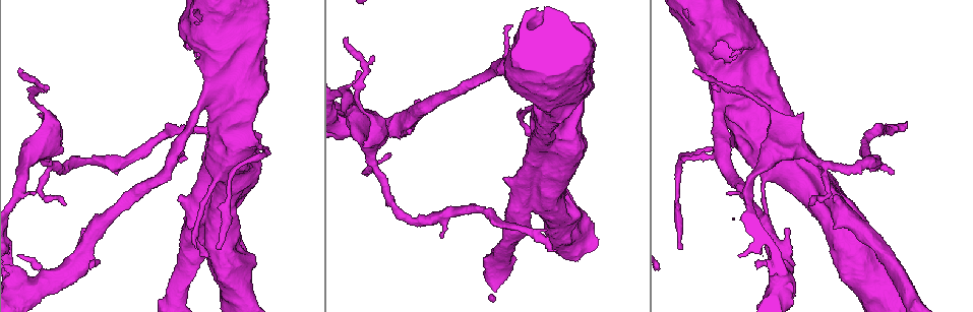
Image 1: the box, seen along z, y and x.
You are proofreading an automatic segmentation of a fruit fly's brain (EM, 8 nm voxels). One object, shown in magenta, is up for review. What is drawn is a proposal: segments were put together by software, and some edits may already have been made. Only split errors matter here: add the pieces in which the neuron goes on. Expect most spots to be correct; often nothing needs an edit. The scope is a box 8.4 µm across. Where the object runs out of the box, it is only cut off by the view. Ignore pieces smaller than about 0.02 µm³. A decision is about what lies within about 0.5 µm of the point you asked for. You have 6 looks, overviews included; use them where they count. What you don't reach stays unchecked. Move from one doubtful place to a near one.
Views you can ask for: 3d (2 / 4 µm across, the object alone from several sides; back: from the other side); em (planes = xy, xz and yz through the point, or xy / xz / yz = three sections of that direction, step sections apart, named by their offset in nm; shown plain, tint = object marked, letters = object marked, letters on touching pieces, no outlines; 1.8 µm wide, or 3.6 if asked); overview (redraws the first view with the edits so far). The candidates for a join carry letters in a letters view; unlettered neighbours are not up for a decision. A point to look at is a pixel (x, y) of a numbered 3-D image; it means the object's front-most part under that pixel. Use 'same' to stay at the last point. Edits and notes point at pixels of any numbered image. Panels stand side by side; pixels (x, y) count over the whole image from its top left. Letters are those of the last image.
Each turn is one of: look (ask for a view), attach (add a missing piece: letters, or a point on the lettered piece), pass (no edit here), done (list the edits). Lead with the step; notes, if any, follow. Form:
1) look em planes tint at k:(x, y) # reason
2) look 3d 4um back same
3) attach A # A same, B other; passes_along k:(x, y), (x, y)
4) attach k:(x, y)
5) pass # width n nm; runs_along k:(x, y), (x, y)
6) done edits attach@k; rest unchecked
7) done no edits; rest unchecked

look em planes letters at 1:(65, 205) # branch stops here

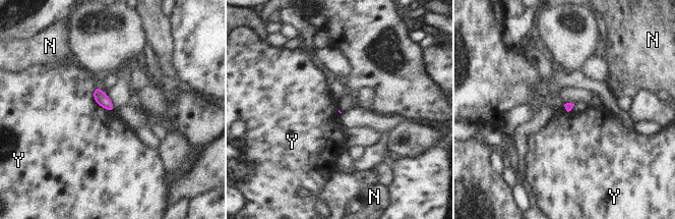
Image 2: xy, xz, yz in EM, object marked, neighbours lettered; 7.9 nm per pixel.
pass # N other, Y other; no lettered piece goes on from it

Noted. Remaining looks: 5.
look 3d 2um back at 1:(529, 130) # long arm stops here

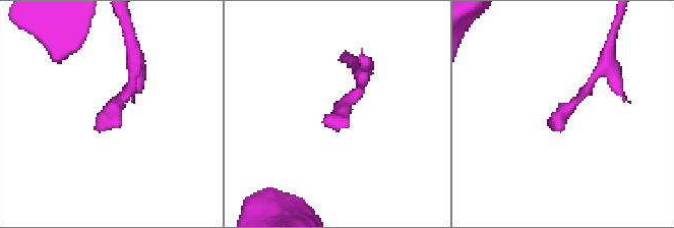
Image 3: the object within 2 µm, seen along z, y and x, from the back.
look em 3.6um xz step 16 letters at 3:(326, 115) # shape alone is not enough

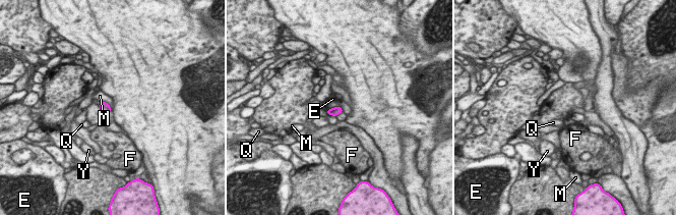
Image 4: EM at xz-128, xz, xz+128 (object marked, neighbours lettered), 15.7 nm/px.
look em 3.6um planes letters same # another direction

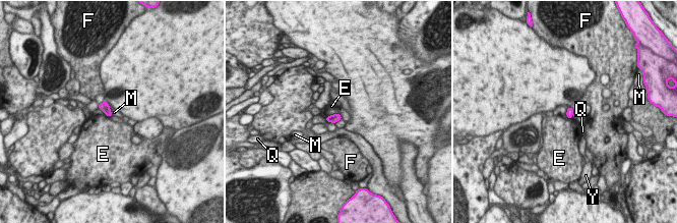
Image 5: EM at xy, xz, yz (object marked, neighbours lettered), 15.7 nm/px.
pass # longest_contact Y 150 nm; E other, F other, M other, Q other, Y other; border 5:(109, 107), (113, 114); no lettered piece goes on from it

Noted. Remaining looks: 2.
look em 3.6um yz step 16 letters at 1:(228, 201) # a narrow waist

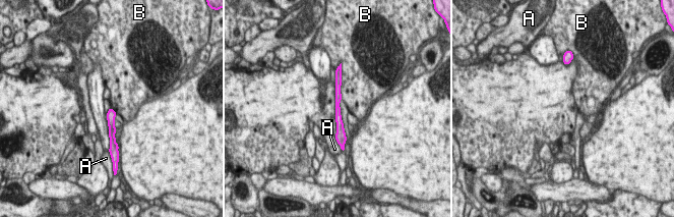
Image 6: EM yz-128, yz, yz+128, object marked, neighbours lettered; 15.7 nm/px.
look em 3.6um planes letters same

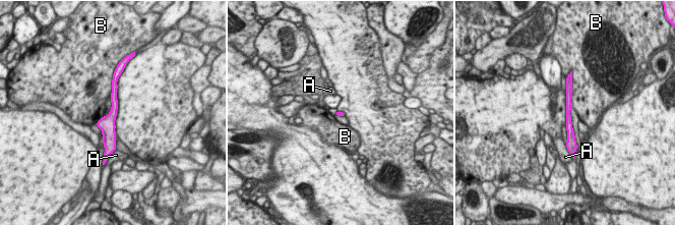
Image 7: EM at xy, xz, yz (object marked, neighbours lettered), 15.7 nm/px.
pass # width 90 nm; longest_contact B 440 nm; A other, B other; no lettered piece goes on from it

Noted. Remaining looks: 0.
done no edits; rest unchecked

